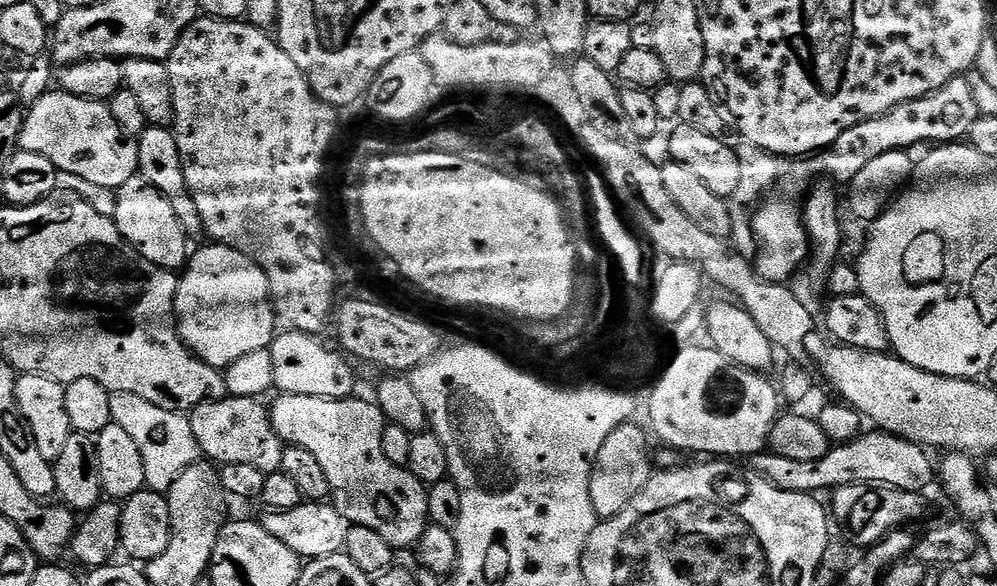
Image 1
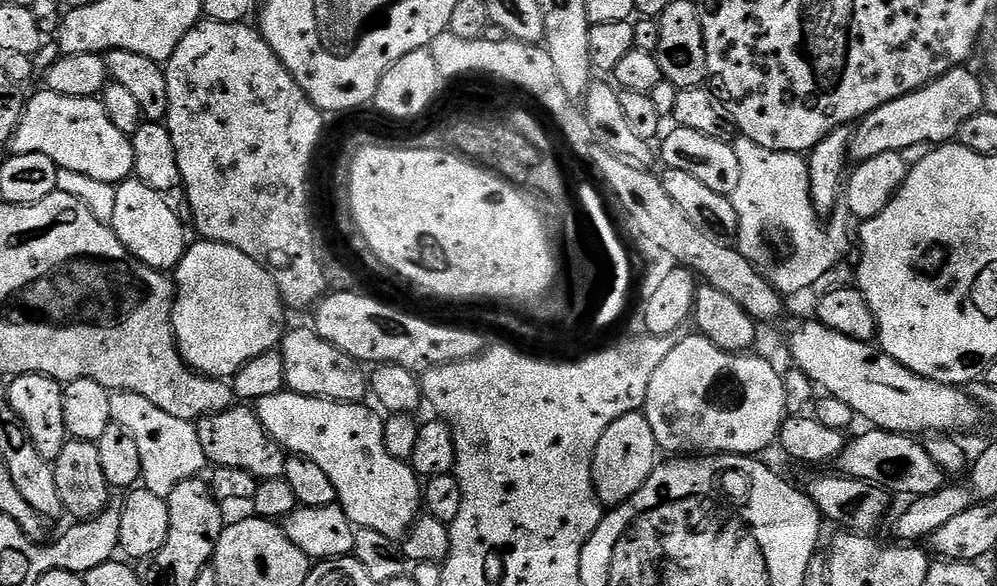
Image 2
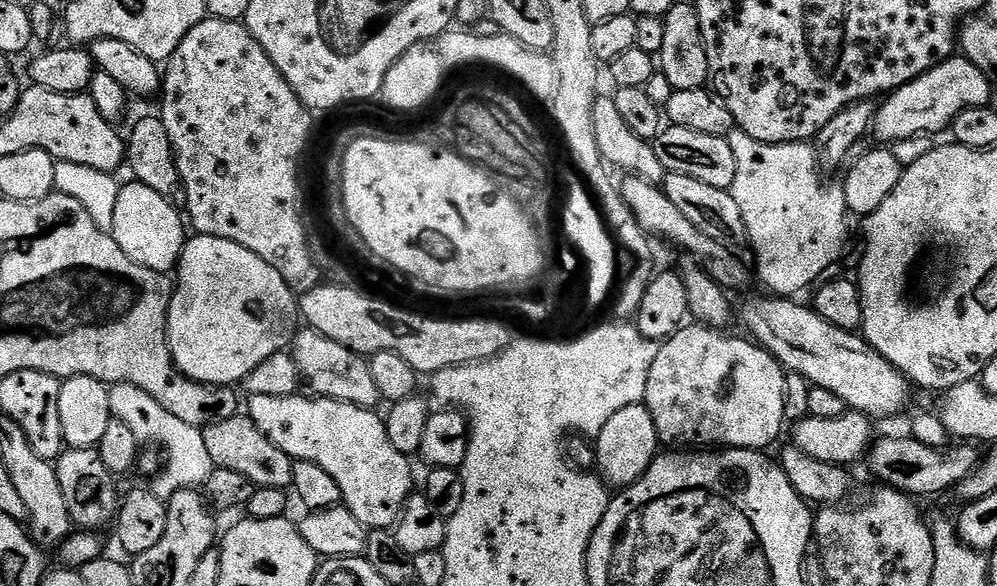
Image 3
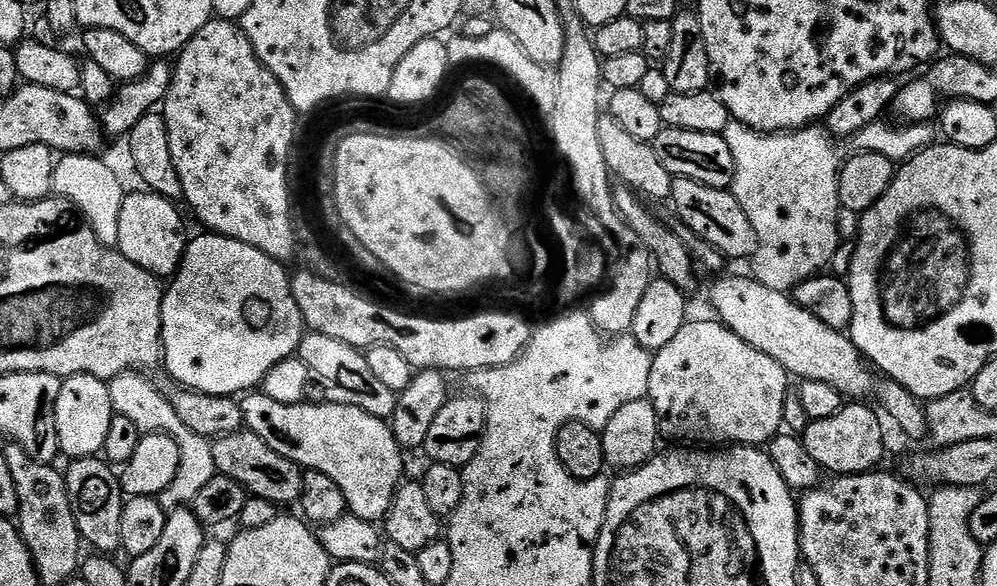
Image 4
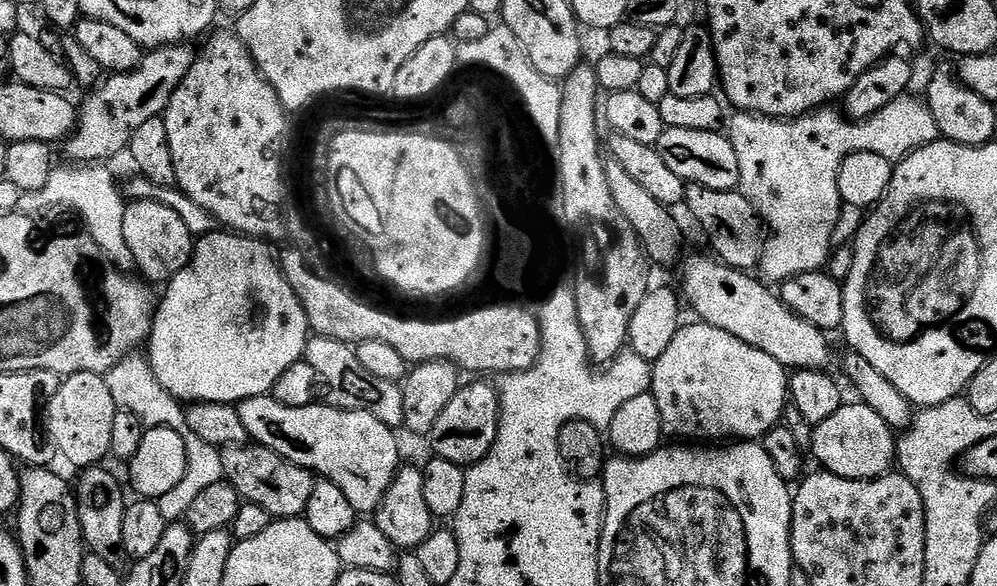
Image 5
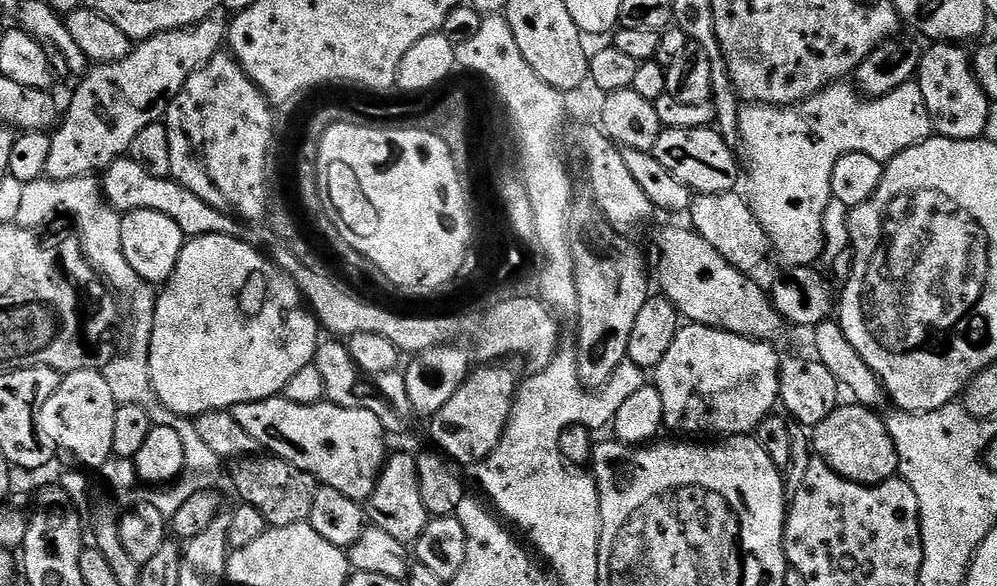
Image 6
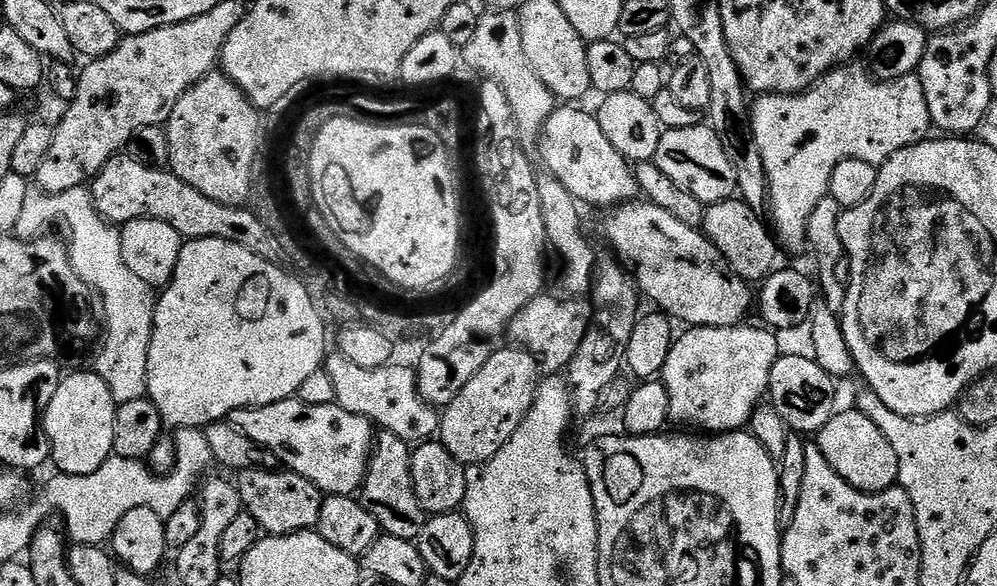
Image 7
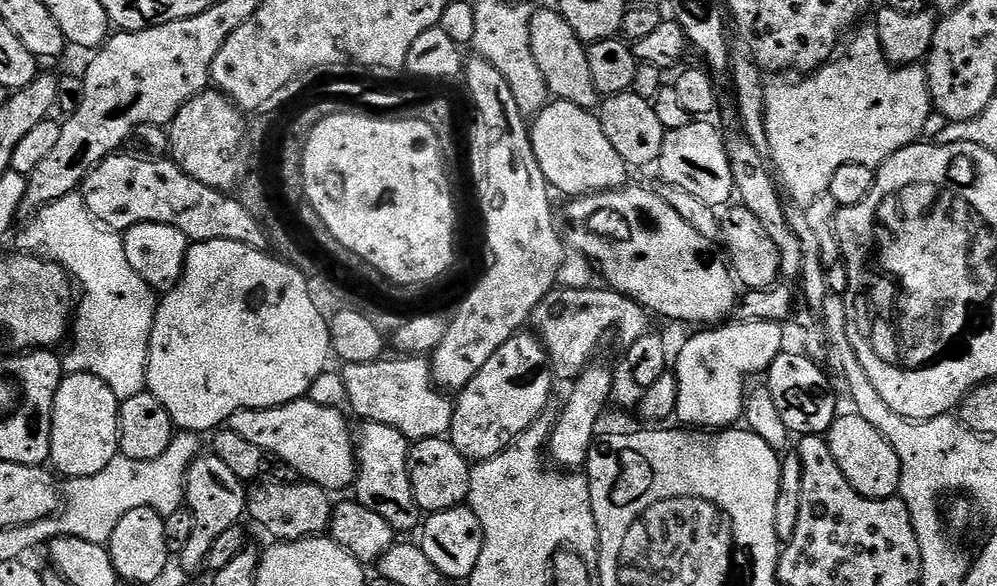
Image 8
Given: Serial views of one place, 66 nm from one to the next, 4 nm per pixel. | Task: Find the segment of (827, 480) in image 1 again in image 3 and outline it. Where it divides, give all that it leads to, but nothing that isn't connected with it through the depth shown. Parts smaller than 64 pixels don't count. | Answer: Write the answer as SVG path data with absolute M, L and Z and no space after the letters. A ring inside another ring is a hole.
M892 436L889 440L877 439L868 449L866 465L881 485L905 492L907 496L936 496L939 492L951 493L980 463L981 453L976 453L971 443L964 442L955 448L931 448L922 442L904 436Z

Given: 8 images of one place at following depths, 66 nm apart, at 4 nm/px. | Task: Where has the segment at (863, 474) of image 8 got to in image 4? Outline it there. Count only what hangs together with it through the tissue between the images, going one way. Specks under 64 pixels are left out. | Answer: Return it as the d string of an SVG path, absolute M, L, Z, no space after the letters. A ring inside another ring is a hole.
M848 402L838 414L811 421L802 433L806 454L810 454L825 473L832 472L828 474L857 476L859 472L873 471L884 456L884 428L876 417L877 409L873 408L867 408L864 402Z

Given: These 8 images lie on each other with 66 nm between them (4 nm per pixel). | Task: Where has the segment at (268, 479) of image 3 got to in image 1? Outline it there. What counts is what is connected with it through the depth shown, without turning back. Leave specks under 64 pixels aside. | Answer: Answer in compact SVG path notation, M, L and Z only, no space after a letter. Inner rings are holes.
M227 395L219 400L205 400L192 409L190 419L196 445L211 463L217 466L247 464L265 474L280 471L286 445L272 428L269 409L265 405L263 408L260 403L254 396Z

